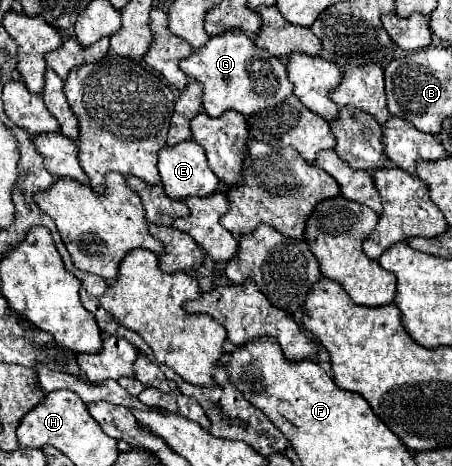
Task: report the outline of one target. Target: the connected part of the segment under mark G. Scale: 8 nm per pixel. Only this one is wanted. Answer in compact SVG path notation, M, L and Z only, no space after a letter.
M228 30L226 34L210 38L202 50L198 48L192 52L190 58L182 60L180 68L186 76L196 78L204 84L204 110L212 118L222 116L222 112L226 112L226 110L236 110L244 116L252 116L252 114L258 114L260 110L282 104L284 100L288 100L294 94L294 84L288 80L286 64L282 60L270 56L268 52L262 52L262 48L258 48L254 44L254 40L242 30Z

